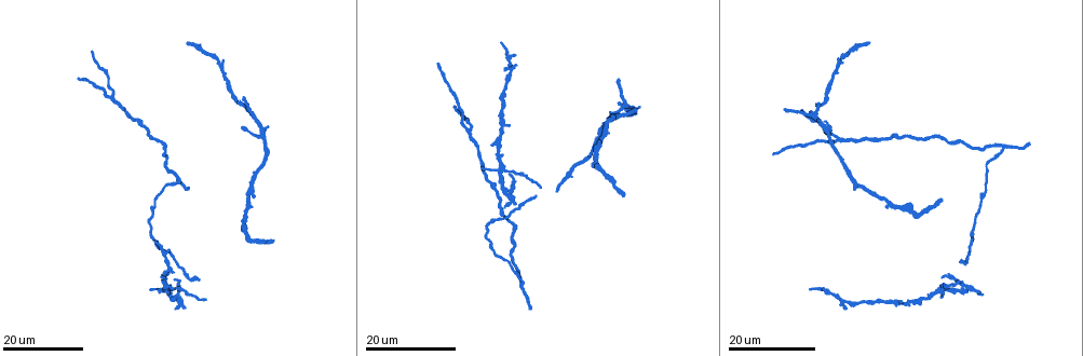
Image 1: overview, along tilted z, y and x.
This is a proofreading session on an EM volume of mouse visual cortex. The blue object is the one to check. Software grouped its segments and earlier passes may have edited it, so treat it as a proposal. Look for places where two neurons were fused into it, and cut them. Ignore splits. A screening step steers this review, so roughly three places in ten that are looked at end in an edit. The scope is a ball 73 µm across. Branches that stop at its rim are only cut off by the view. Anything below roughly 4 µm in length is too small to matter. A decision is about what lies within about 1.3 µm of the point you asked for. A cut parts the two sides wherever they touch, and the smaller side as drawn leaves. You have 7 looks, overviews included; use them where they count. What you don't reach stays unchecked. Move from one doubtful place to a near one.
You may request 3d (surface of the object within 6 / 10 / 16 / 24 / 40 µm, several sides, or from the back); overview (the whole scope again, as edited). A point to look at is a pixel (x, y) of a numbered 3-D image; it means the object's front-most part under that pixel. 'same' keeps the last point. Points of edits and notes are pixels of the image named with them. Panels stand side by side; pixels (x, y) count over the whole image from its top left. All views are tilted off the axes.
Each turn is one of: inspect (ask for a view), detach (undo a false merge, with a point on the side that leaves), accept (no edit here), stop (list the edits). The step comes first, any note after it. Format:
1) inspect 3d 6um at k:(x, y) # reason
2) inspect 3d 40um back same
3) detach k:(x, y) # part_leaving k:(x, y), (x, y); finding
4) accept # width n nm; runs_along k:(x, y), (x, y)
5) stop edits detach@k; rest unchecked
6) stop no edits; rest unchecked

inspect 3d 16um at 1:(500, 172) # branch point

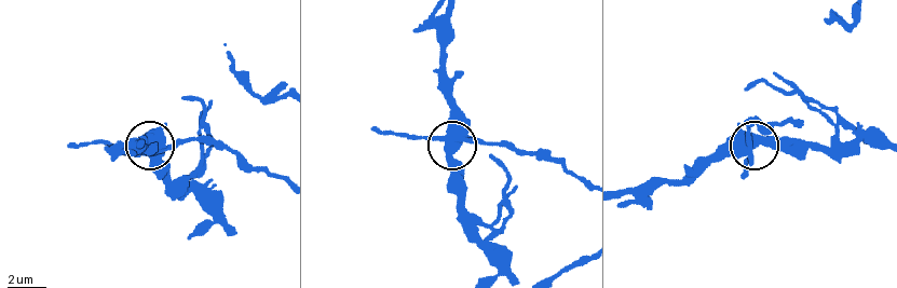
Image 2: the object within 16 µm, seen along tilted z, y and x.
inspect 3d 10um same

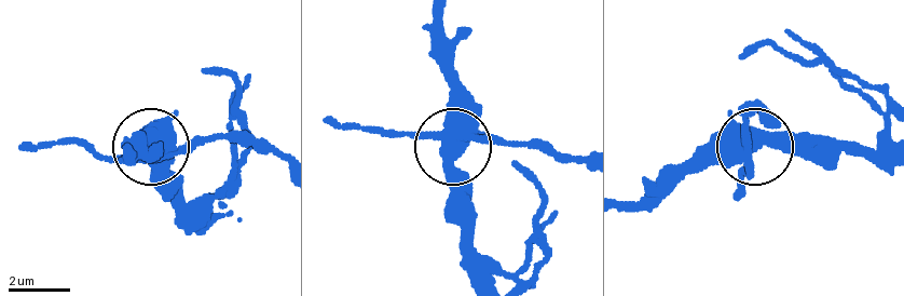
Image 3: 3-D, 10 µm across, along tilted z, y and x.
detach 3:(97, 157) # arms 3; two neurons meet here

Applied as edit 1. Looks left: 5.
inspect overview

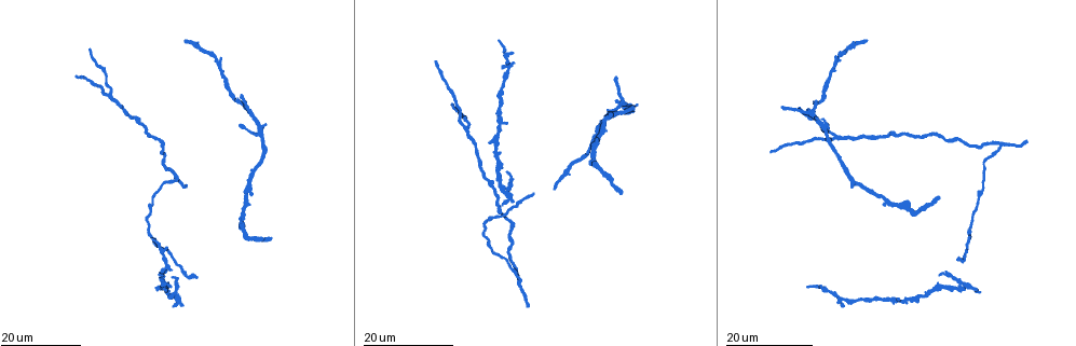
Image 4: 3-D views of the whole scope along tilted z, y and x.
inspect 3d 24um at 4:(960, 283) # calibre changes

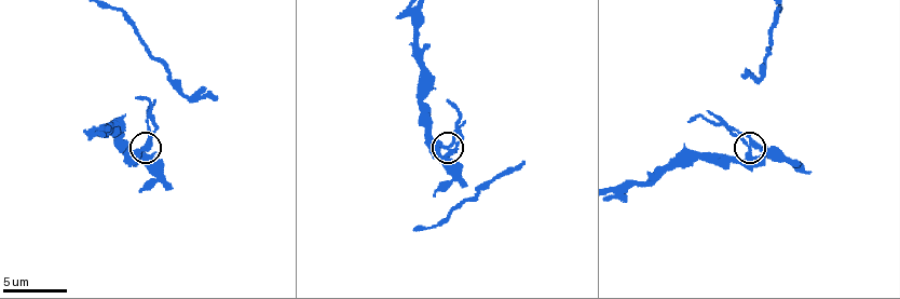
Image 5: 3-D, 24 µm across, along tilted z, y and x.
inspect 3d 10um at 5:(449, 150) # zoom in

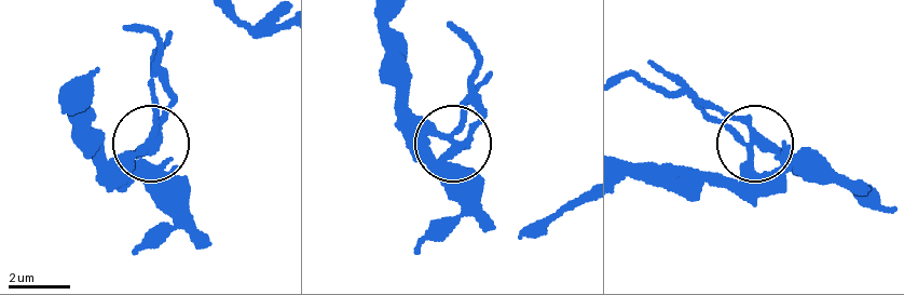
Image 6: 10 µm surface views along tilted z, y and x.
detach 6:(162, 112) # width 340 nm; part_leaving 6:(138, 151), (152, 132), (160, 69), (152, 34), (124, 27); a second neuron is stuck on

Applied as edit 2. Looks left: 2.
inspect 3d 16um at 4:(173, 177)

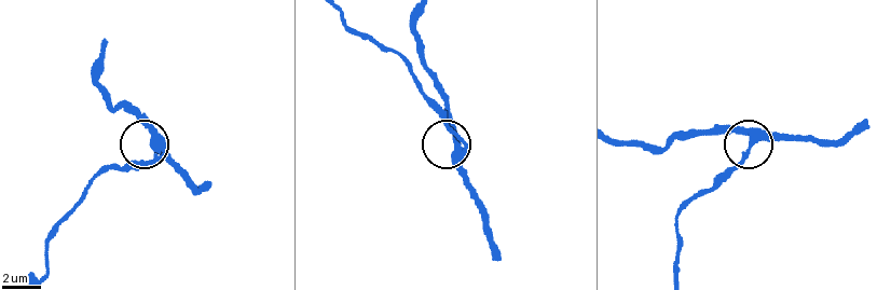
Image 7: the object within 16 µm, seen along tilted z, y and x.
inspect 3d 10um at 7:(750, 131)

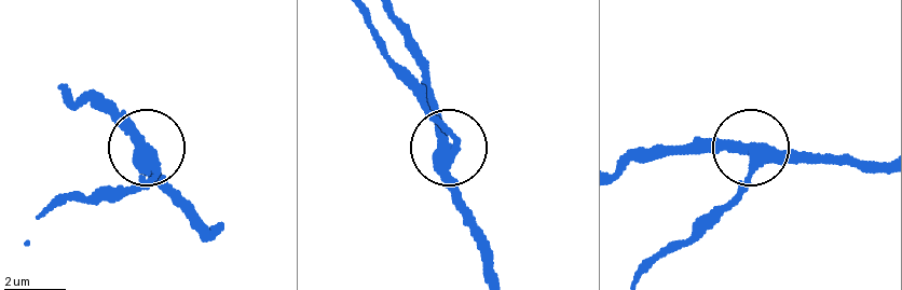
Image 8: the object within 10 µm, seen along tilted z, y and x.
accept # side_arm 7 um; runs_along 8:(642, 276), (727, 208), (751, 150), (829, 155); continuous, no second neuron

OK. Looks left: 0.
stop edits detach@3, detach@6; rest unchecked

